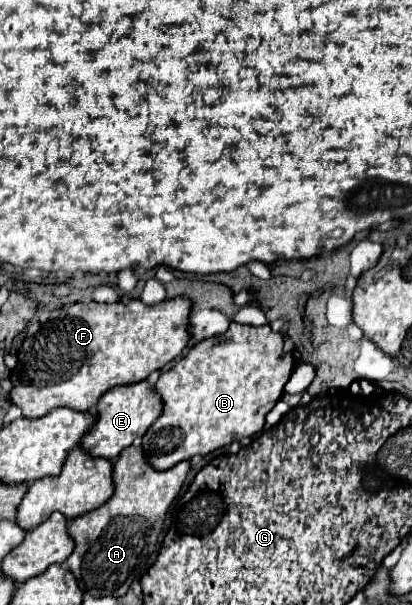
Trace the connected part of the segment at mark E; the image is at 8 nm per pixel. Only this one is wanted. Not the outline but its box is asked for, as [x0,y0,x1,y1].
[81,381,163,459]

